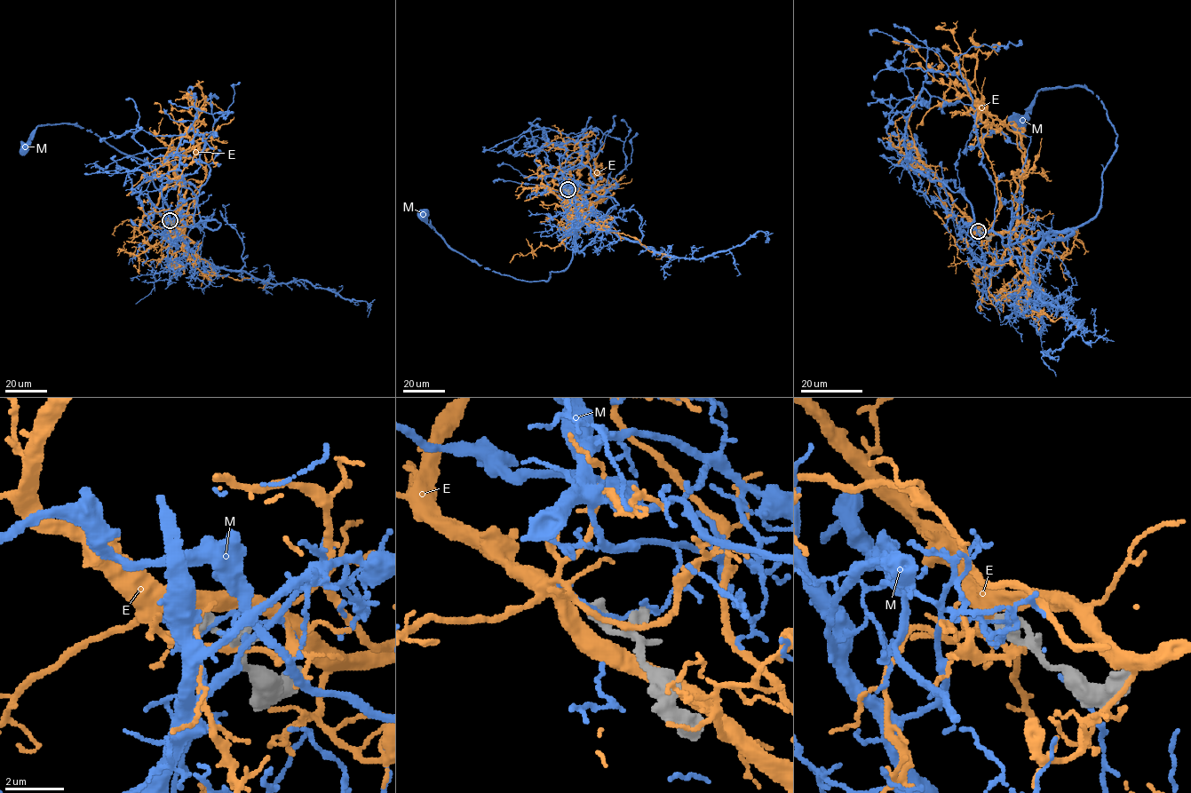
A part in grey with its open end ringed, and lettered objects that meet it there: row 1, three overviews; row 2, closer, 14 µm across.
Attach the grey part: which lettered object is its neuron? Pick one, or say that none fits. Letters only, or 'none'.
none

